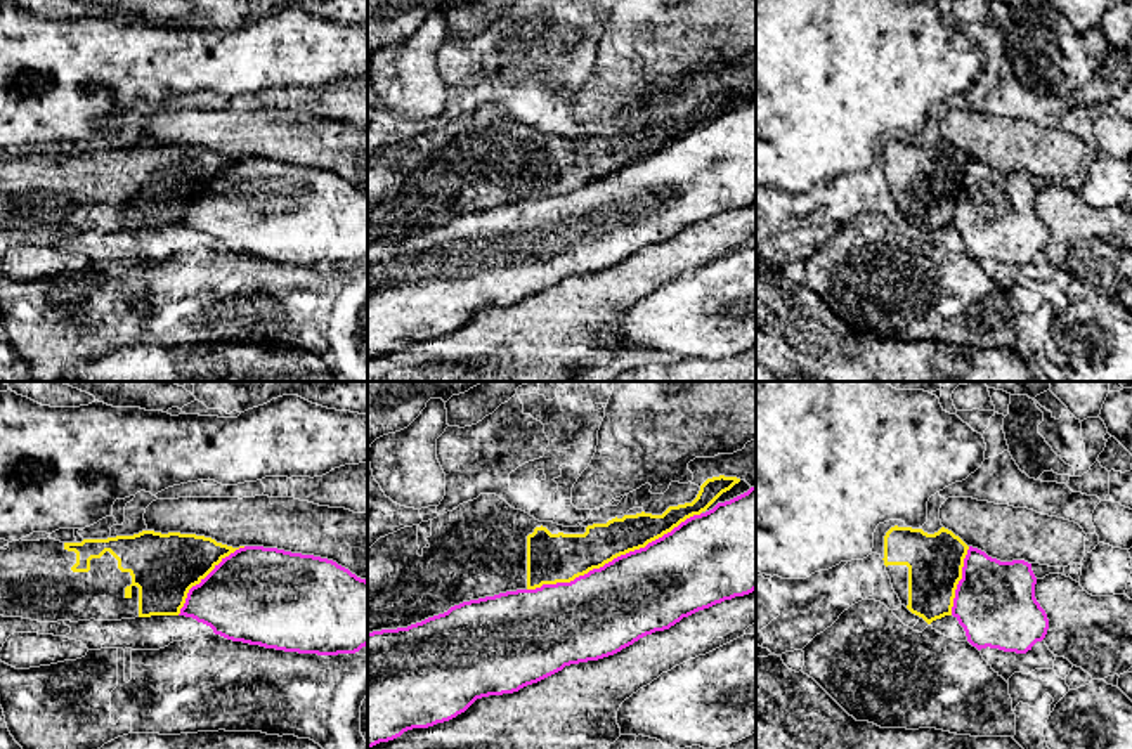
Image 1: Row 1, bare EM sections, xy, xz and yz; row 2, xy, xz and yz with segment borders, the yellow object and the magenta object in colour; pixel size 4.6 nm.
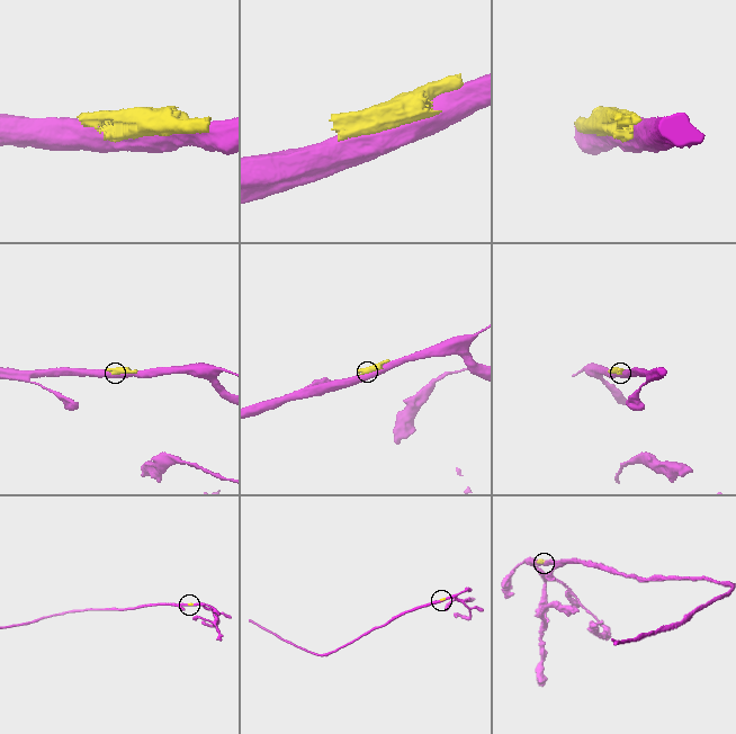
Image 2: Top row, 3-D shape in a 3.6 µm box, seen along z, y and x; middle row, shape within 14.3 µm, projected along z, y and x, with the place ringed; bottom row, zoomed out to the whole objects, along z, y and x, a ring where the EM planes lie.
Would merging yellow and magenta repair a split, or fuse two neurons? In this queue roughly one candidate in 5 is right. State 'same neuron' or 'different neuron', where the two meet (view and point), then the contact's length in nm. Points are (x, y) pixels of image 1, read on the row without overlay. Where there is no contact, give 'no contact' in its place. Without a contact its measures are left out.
different neuron; contact xz (614, 169); length 900 nm

